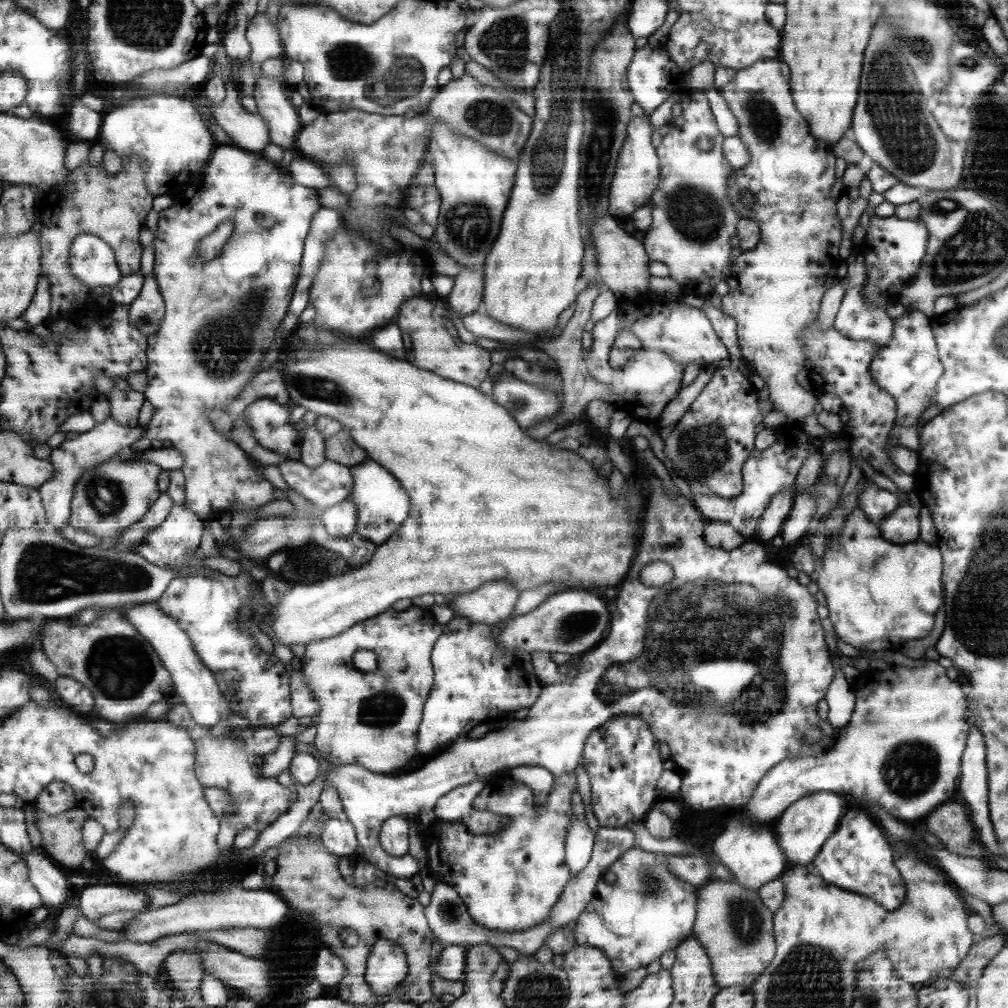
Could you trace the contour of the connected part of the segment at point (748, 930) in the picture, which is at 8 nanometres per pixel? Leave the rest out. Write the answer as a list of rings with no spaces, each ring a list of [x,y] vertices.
[[[734,880],[710,882],[702,885],[697,891],[697,918],[693,926],[693,934],[708,952],[712,960],[714,981],[720,988],[747,986],[757,982],[762,972],[776,957],[777,941],[773,925],[774,912],[761,899],[756,889],[746,888]]]

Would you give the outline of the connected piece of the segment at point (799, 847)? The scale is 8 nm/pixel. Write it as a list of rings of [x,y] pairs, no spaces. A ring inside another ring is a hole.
[[[816,792],[797,800],[776,820],[779,843],[790,859],[791,868],[806,866],[820,852],[825,839],[837,828],[842,816],[842,798],[838,793]]]

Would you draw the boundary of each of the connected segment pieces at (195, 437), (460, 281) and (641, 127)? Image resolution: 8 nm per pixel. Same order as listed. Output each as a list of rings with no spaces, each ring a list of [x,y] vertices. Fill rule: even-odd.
[[[220,144],[218,151],[214,152],[214,157],[210,158],[205,165],[204,176],[190,181],[187,188],[178,192],[175,202],[170,209],[164,209],[159,212],[158,229],[154,244],[155,263],[153,266],[153,275],[155,276],[158,288],[160,288],[160,293],[162,293],[162,298],[164,298],[165,317],[163,318],[160,330],[156,334],[149,334],[148,336],[148,366],[144,370],[149,380],[149,385],[144,392],[144,396],[154,408],[152,419],[144,427],[140,425],[129,427],[120,424],[113,416],[110,416],[94,428],[94,430],[81,433],[78,437],[70,441],[65,440],[59,447],[54,449],[51,458],[55,462],[57,475],[54,477],[54,480],[47,482],[44,487],[40,488],[44,497],[46,510],[48,511],[49,525],[52,529],[60,531],[64,526],[71,525],[76,488],[84,471],[96,466],[98,463],[107,462],[109,458],[115,457],[118,454],[125,454],[131,451],[134,439],[140,438],[142,435],[150,437],[151,440],[170,440],[173,444],[172,450],[178,449],[179,453],[184,455],[185,461],[180,468],[185,476],[186,503],[184,503],[184,506],[203,520],[215,518],[222,511],[229,511],[230,513],[237,512],[237,514],[250,512],[252,514],[256,509],[271,504],[273,500],[276,500],[274,498],[276,487],[268,480],[262,478],[262,474],[258,473],[251,460],[252,457],[247,455],[234,441],[228,438],[228,435],[220,436],[220,434],[216,434],[216,429],[214,429],[208,420],[208,413],[216,408],[227,410],[227,406],[237,399],[238,393],[241,393],[241,390],[249,383],[248,380],[254,376],[254,368],[260,364],[260,358],[263,358],[262,354],[272,346],[274,332],[276,332],[280,320],[286,316],[290,298],[293,298],[296,291],[294,286],[297,286],[297,278],[301,272],[300,260],[302,260],[302,255],[304,254],[305,238],[308,236],[310,227],[312,226],[313,216],[322,206],[318,200],[317,190],[296,183],[292,179],[292,172],[294,170],[289,170],[288,168],[276,168],[276,166],[272,166],[268,162],[267,158],[250,154],[249,151],[240,150],[239,147],[234,147],[232,144]],[[224,221],[233,223],[231,238],[224,243],[218,256],[207,261],[201,259],[195,254],[197,252],[197,241],[204,238],[207,234],[212,234],[218,228],[218,225]]]
[[[485,269],[464,270],[455,276],[453,292],[448,296],[450,308],[454,311],[455,322],[472,312],[480,311],[485,296]]]
[[[634,116],[628,126],[627,139],[621,147],[608,194],[609,212],[616,218],[632,216],[638,208],[650,203],[657,182],[660,180],[660,158],[652,146],[652,127],[648,117]]]

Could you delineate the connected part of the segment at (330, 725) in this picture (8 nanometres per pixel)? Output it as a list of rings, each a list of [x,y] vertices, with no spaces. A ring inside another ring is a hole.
[[[412,605],[404,612],[384,612],[384,620],[390,618],[394,622],[380,624],[380,616],[374,616],[362,620],[346,632],[340,632],[338,636],[314,640],[305,646],[305,653],[297,665],[304,673],[307,685],[319,700],[321,709],[316,716],[312,716],[317,728],[317,735],[313,744],[327,762],[336,766],[358,765],[370,772],[389,775],[392,770],[398,770],[406,766],[414,754],[416,754],[416,742],[419,739],[418,726],[421,726],[422,706],[433,690],[435,671],[432,663],[434,642],[441,639],[442,628],[436,624],[432,614],[428,610],[416,608]],[[358,650],[371,650],[378,658],[378,666],[372,672],[360,672],[354,668],[354,655]]]

